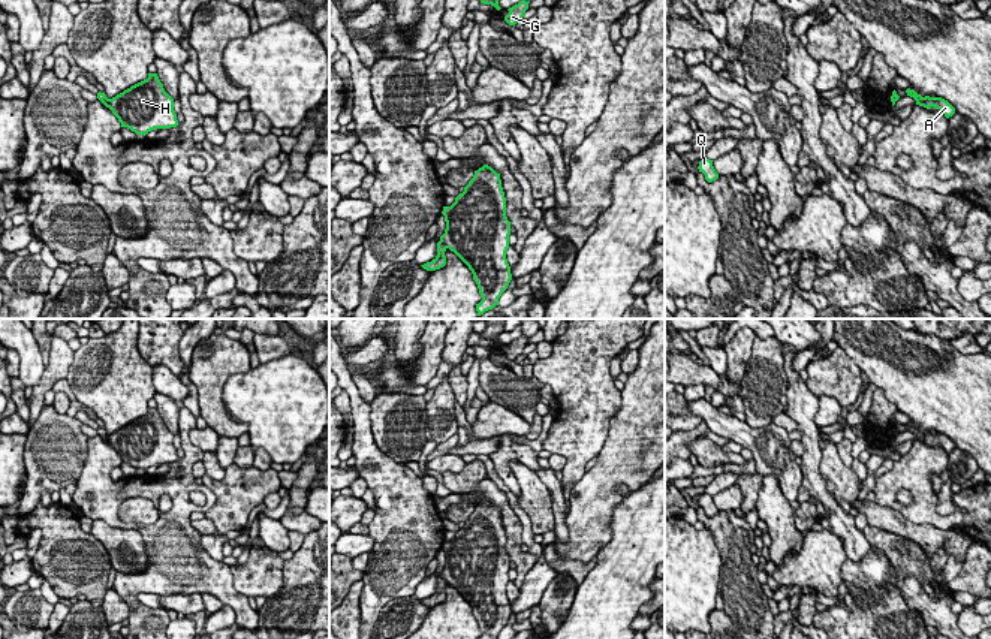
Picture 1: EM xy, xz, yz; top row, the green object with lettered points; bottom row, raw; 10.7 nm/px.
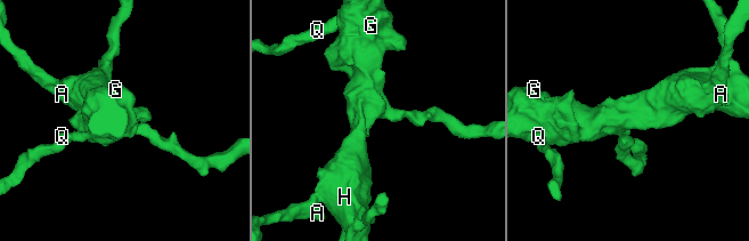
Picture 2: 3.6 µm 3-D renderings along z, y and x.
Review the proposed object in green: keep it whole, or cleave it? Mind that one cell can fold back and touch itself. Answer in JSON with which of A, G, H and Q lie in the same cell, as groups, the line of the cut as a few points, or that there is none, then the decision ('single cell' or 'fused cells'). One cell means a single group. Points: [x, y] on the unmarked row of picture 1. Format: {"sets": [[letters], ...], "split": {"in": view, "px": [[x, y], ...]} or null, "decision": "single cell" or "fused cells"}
{"sets": [["A"], ["G", "H", "Q"]], "split": {"in": "yz", "px": [[922, 433], [924, 440]]}, "decision": "fused cells"}

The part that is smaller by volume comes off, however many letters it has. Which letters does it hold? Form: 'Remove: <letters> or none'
Remove: A

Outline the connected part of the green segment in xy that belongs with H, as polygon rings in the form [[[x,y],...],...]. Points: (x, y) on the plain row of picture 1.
[[[157,409],[132,421],[112,434],[108,443],[121,458],[136,470],[147,470],[154,464],[171,464],[178,461],[174,446],[174,434],[165,426]]]

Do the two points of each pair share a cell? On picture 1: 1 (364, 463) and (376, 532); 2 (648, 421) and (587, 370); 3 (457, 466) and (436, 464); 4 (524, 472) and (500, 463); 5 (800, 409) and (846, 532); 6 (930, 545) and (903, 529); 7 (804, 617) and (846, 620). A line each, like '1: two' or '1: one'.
1: one
2: two
3: one
4: two
5: one
6: one
7: two

